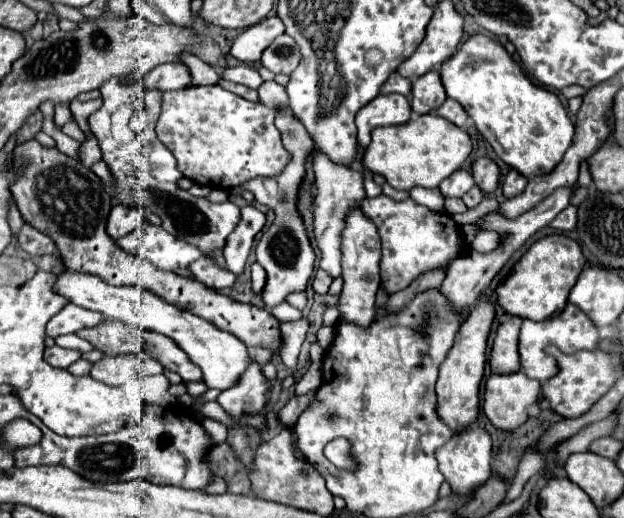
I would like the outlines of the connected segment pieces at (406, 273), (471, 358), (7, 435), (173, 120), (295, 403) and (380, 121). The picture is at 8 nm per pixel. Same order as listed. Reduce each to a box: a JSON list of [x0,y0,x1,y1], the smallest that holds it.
[[361,194,463,294],[437,296,495,432],[3,420,41,446],[157,84,289,188],[279,394,315,426],[355,94,411,146]]

